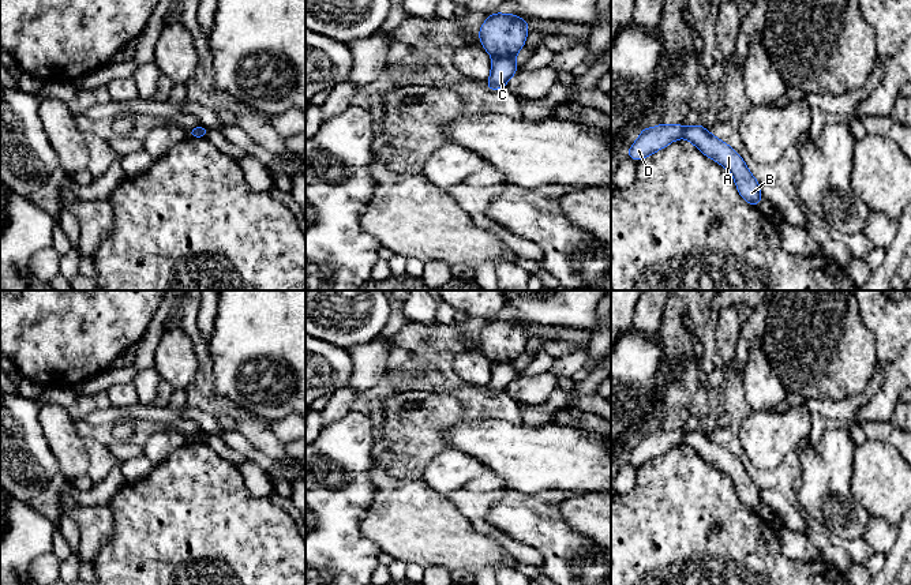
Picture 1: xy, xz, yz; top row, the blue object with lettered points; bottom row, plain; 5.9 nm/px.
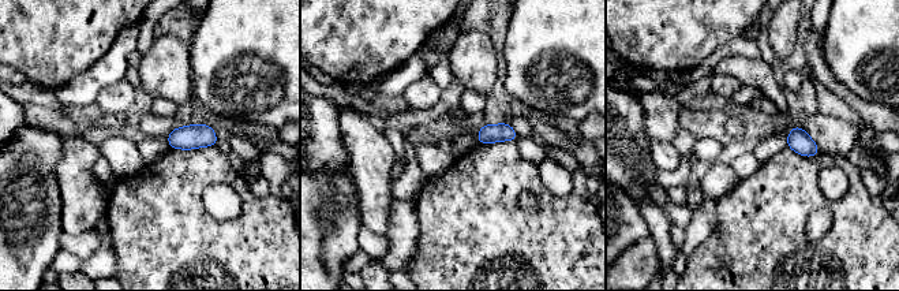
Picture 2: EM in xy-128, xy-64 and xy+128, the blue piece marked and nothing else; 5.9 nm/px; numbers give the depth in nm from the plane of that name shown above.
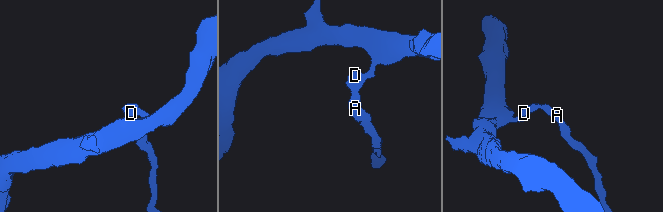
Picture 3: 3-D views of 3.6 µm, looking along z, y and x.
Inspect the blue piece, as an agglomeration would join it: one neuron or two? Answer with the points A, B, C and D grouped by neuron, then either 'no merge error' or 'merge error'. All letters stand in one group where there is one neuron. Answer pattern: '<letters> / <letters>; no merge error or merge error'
A B C / D; merge error

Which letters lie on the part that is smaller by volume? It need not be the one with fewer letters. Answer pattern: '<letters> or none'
A, B, C

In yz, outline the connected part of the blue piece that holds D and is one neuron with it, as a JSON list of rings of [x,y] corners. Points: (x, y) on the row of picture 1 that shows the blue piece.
[[[664,123],[652,128],[642,127],[641,135],[626,151],[626,155],[638,162],[674,140],[683,138],[683,134],[685,127],[681,124]]]

